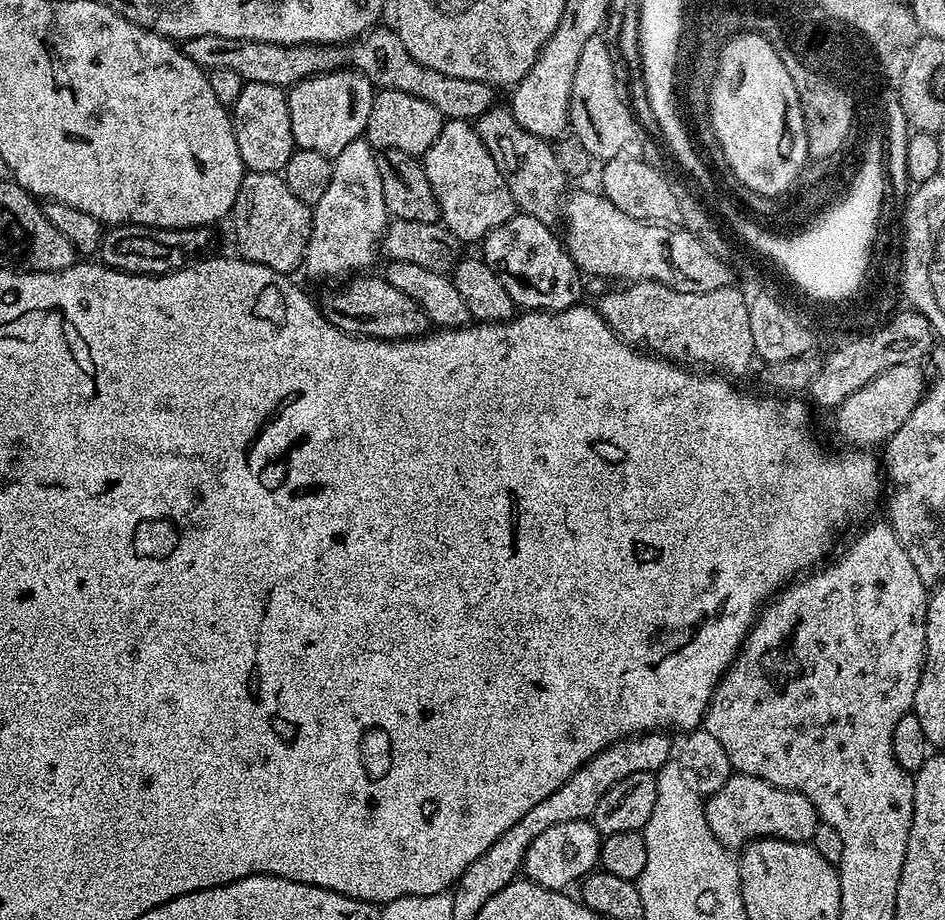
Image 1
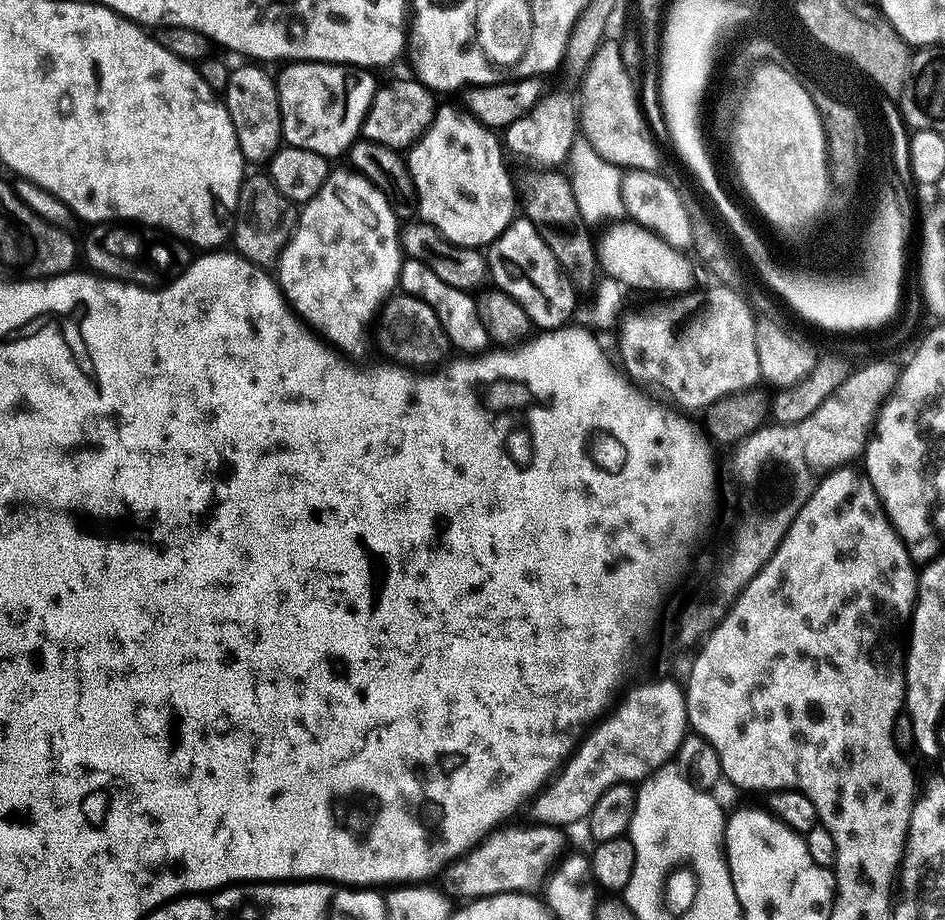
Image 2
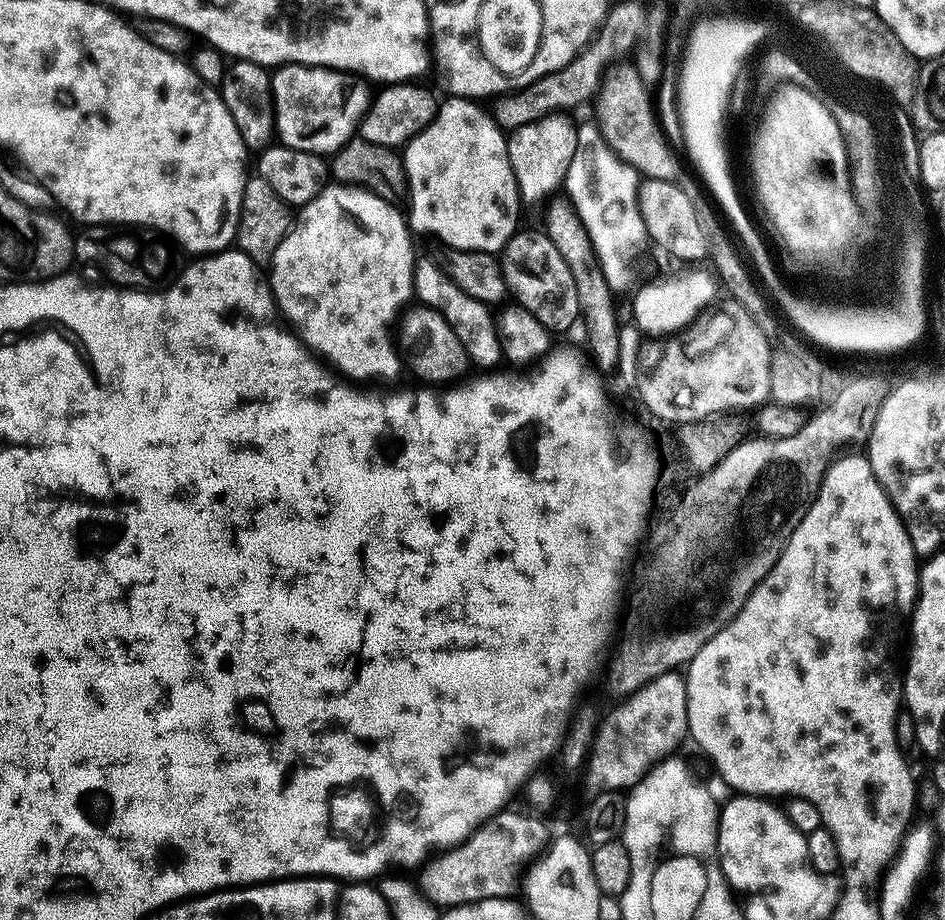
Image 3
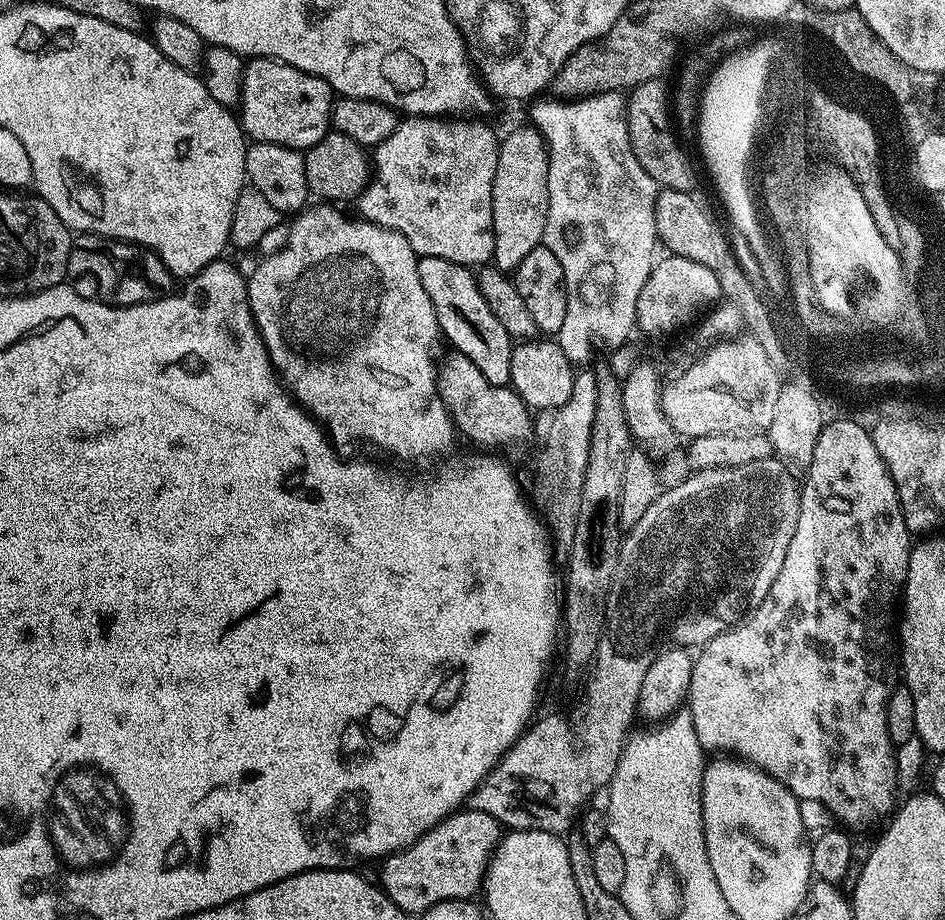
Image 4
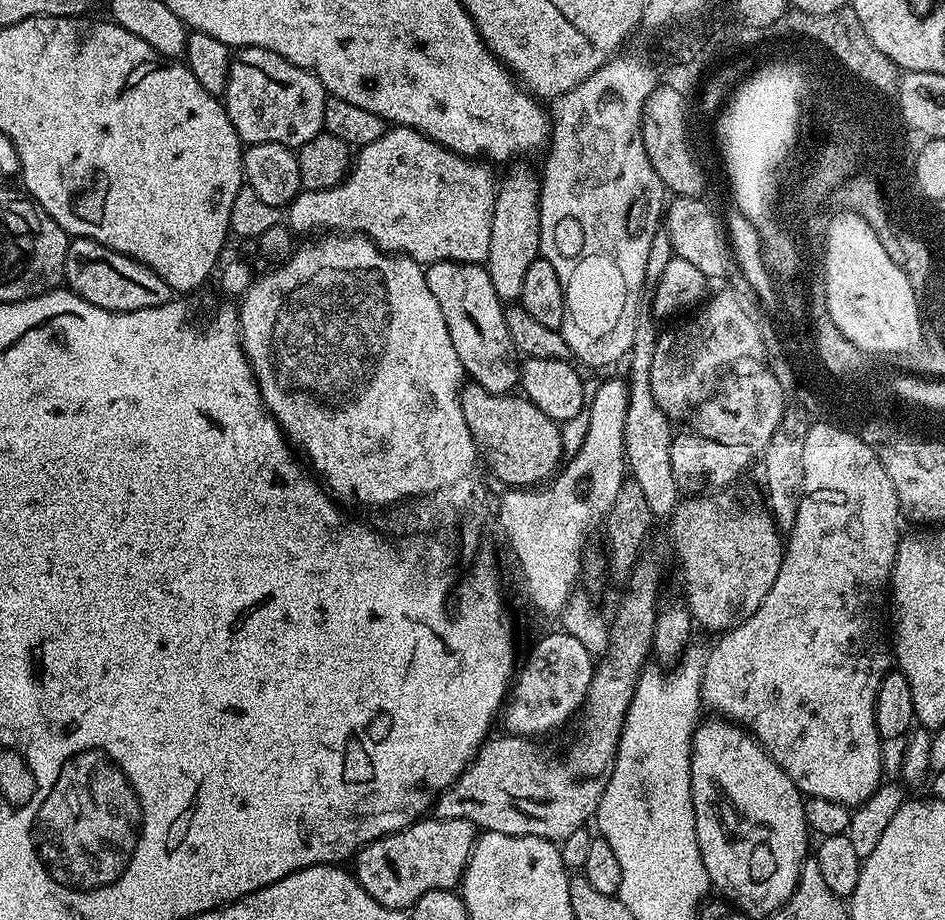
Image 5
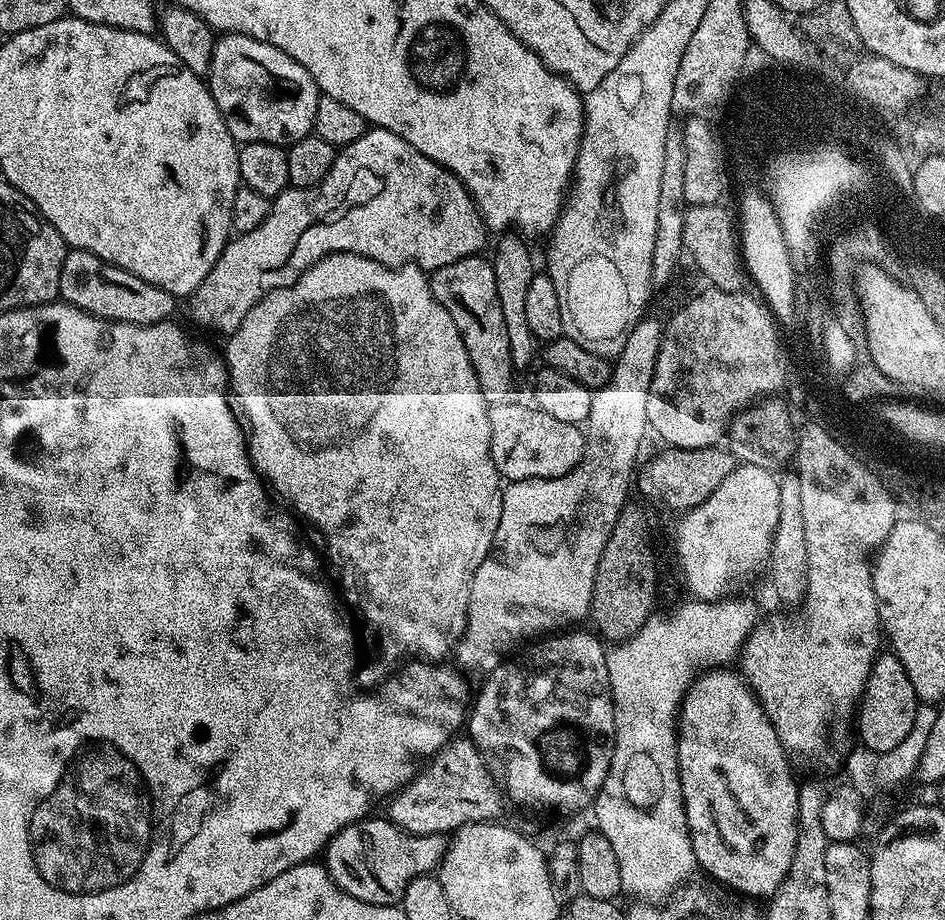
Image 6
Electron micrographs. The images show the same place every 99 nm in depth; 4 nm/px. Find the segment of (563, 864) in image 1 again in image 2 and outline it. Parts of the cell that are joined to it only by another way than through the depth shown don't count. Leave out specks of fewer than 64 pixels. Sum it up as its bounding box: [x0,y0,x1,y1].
[446,823,565,898]

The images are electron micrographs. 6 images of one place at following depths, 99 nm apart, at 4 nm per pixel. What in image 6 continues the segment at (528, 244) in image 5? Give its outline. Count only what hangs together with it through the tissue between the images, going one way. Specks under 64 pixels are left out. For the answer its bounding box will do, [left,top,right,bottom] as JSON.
[491,234,538,369]

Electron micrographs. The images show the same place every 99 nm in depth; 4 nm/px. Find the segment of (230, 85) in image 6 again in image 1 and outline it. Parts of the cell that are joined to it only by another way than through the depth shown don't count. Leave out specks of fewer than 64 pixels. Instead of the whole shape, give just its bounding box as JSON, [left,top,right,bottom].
[287,67,374,158]

